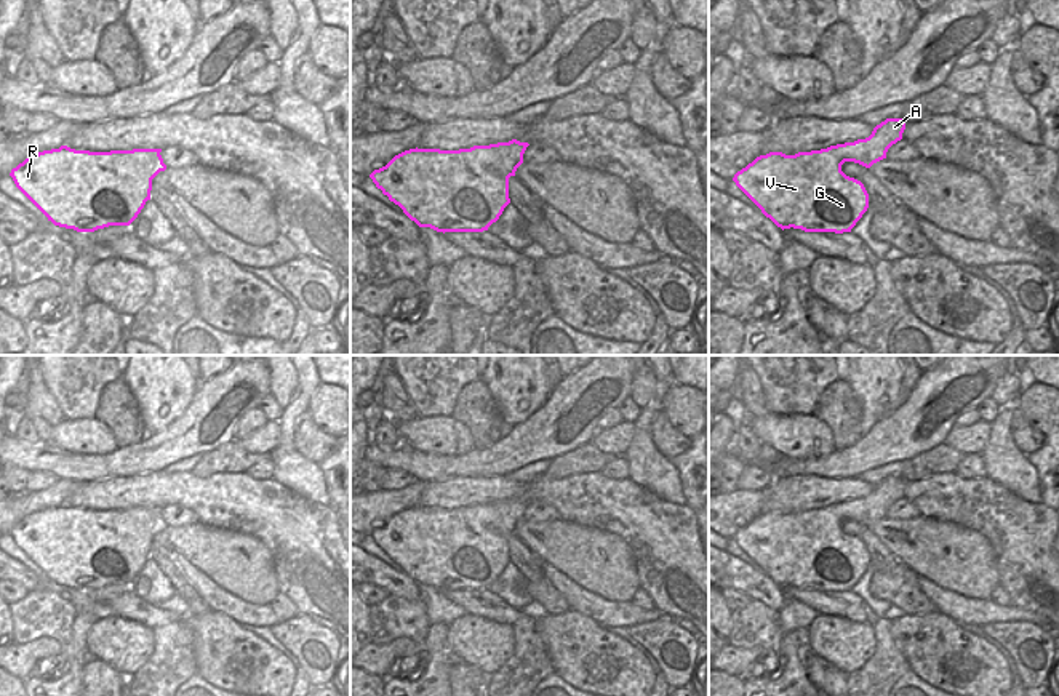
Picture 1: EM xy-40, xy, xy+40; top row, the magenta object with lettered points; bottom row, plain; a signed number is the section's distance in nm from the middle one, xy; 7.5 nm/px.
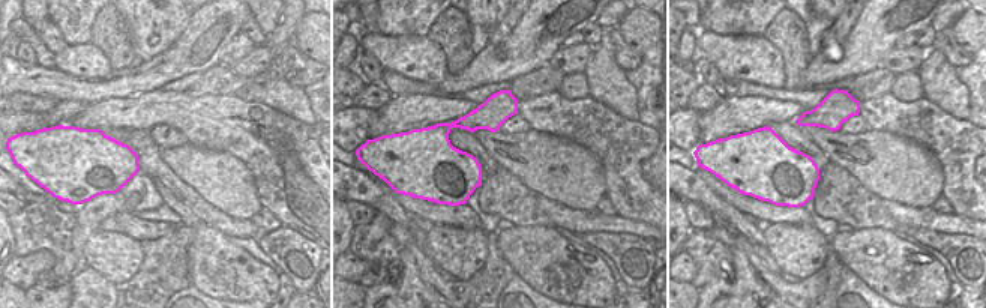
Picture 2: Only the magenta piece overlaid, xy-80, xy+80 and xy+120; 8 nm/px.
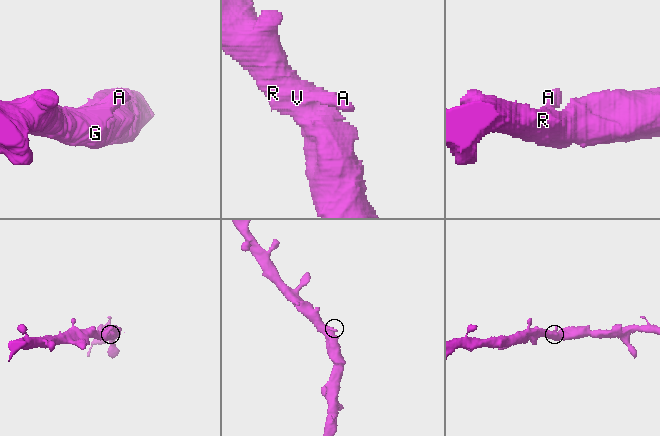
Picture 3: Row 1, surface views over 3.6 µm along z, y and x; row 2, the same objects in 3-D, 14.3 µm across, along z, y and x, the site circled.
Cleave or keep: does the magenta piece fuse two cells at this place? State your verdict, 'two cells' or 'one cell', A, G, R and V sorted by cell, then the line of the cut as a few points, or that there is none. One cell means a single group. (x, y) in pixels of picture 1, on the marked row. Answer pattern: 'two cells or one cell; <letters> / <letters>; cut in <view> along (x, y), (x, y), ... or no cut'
one cell; A G R V; no cut

